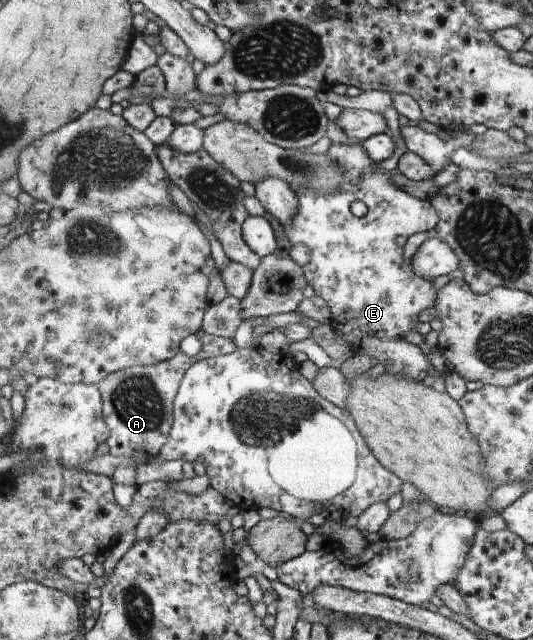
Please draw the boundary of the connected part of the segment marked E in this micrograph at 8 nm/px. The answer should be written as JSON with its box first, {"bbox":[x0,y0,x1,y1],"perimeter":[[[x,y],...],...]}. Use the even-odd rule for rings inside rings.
{"bbox":[285,138,439,381],"perimeter":[[[348,138],[345,144],[332,143],[328,150],[328,154],[343,166],[343,169],[345,170],[344,182],[340,185],[340,188],[331,195],[321,196],[320,193],[315,193],[308,189],[296,189],[296,192],[299,194],[299,213],[293,218],[292,224],[289,227],[285,226],[285,232],[293,244],[302,243],[311,252],[311,261],[306,266],[303,266],[307,284],[313,288],[316,295],[320,295],[328,301],[332,314],[332,328],[336,334],[340,335],[343,340],[346,340],[350,350],[356,354],[368,355],[376,364],[377,361],[378,363],[385,362],[386,372],[395,374],[397,377],[406,377],[407,379],[415,381],[426,380],[428,370],[430,370],[430,360],[428,360],[428,356],[422,352],[422,348],[408,342],[408,340],[404,338],[404,335],[406,332],[410,332],[410,330],[413,331],[414,328],[416,328],[416,324],[420,321],[419,316],[422,311],[435,306],[439,290],[434,288],[433,281],[428,280],[423,276],[418,276],[418,273],[414,272],[412,258],[408,261],[409,265],[406,265],[404,246],[406,246],[406,242],[408,242],[410,236],[414,236],[414,234],[418,234],[418,232],[432,230],[432,228],[435,229],[439,221],[439,216],[437,209],[434,208],[430,199],[421,199],[412,196],[409,192],[402,190],[393,181],[392,172],[383,172],[378,170],[378,168],[374,168],[374,164],[376,163],[371,159],[371,156],[366,154],[366,151],[361,144],[362,142],[358,142],[358,140],[352,138]],[[356,200],[361,200],[367,205],[368,212],[362,217],[358,217],[352,212],[352,202],[356,202]]]}

